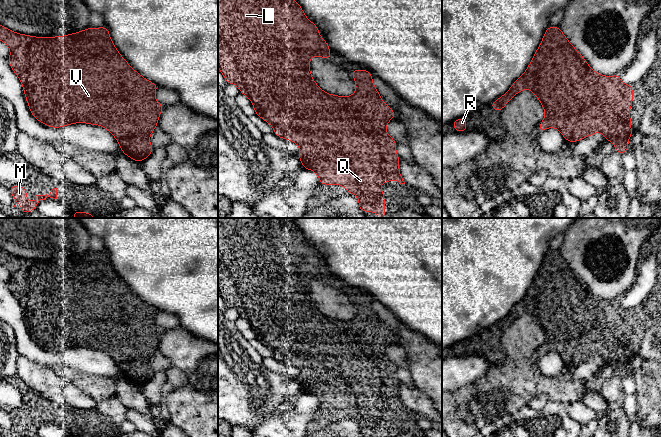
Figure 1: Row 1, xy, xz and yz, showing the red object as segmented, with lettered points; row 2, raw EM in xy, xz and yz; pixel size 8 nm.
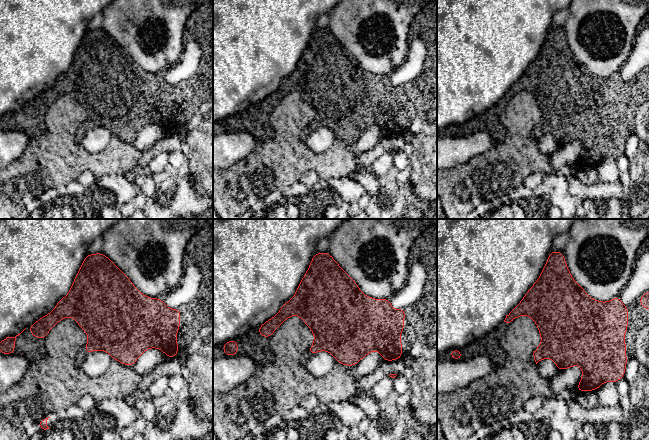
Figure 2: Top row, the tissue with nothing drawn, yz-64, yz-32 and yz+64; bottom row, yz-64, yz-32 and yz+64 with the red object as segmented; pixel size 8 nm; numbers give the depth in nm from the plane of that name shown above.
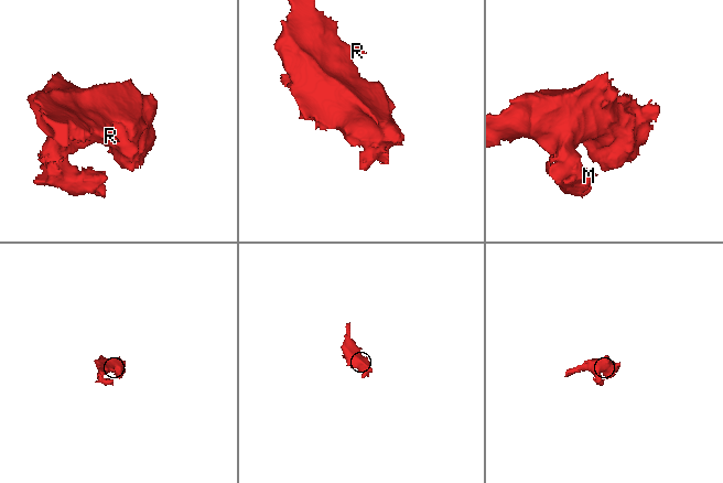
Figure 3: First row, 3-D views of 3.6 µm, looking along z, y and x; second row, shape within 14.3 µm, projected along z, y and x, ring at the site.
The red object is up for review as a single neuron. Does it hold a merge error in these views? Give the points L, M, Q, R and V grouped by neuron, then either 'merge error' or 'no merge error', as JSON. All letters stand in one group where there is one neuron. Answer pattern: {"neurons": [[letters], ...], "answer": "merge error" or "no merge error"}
{"neurons": [["L", "M", "Q", "R", "V"]], "answer": "no merge error"}

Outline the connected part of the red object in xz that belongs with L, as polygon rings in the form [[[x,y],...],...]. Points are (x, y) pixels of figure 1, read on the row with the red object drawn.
[[[218,0],[218,68],[223,74],[227,84],[236,85],[240,94],[247,96],[254,108],[255,114],[270,124],[274,129],[274,135],[290,140],[300,147],[298,158],[304,169],[314,171],[319,177],[319,185],[343,185],[346,193],[353,193],[358,199],[358,209],[364,212],[376,212],[378,218],[385,218],[385,196],[382,185],[388,181],[397,181],[405,184],[399,170],[400,157],[396,152],[397,142],[387,133],[388,122],[396,118],[396,112],[389,107],[380,96],[373,84],[373,76],[369,70],[351,69],[351,75],[356,84],[355,93],[351,96],[339,96],[323,91],[314,81],[309,60],[313,56],[319,56],[326,60],[332,58],[332,52],[325,39],[319,34],[319,28],[305,15],[302,7],[296,0]]]

